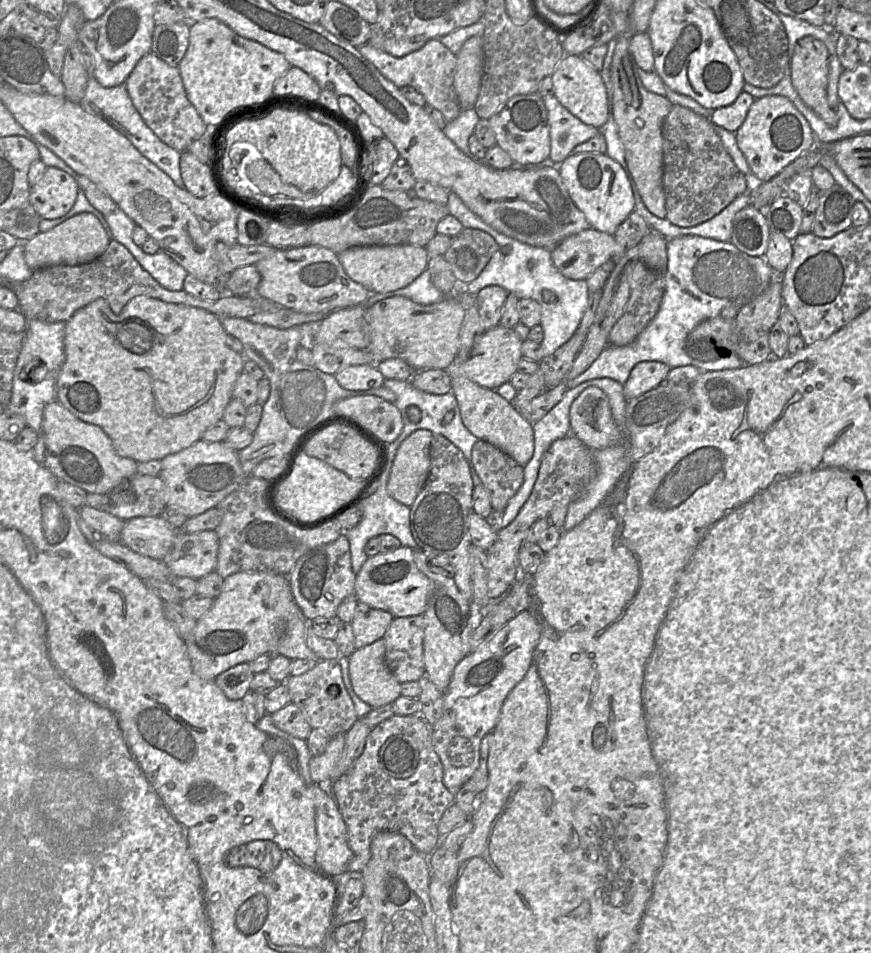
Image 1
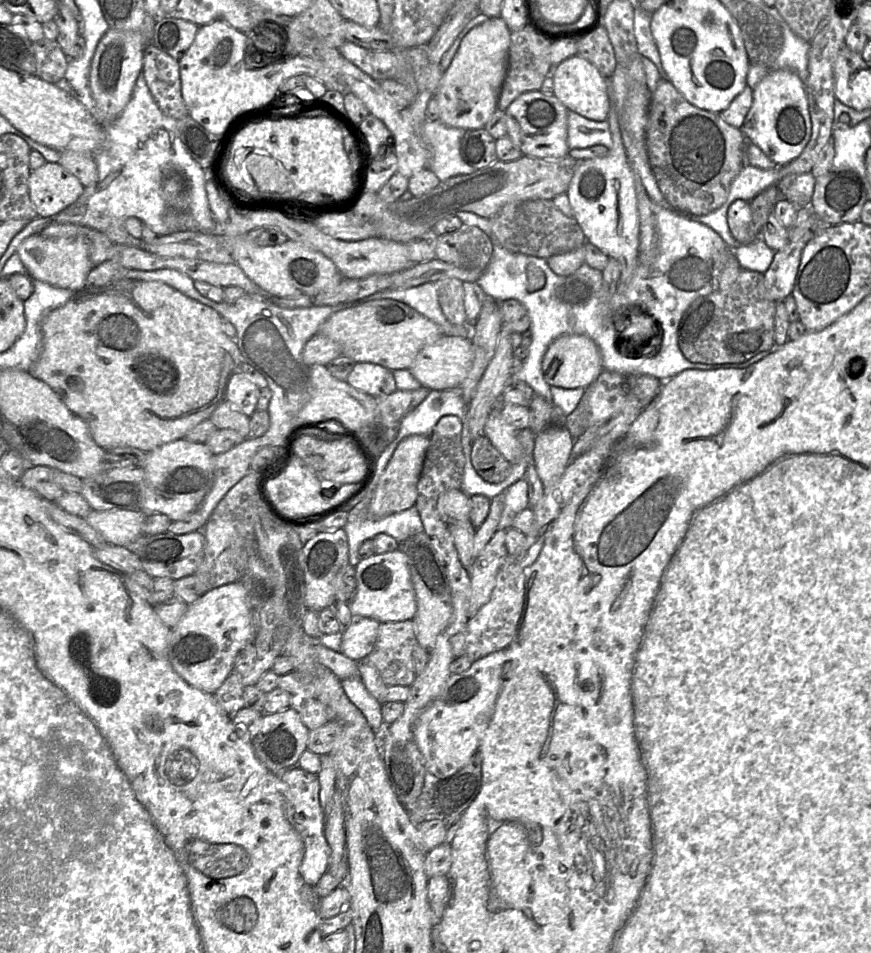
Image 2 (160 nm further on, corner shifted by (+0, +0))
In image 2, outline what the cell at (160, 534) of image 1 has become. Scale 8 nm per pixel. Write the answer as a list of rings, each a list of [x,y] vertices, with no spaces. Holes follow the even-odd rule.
[[[91,510],[84,519],[107,543],[125,547],[144,535],[143,525],[146,517],[142,511]]]

